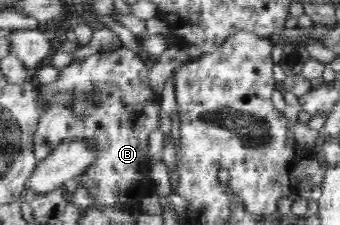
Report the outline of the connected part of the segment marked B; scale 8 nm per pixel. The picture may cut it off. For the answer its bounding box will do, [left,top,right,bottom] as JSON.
[35,46,160,207]

